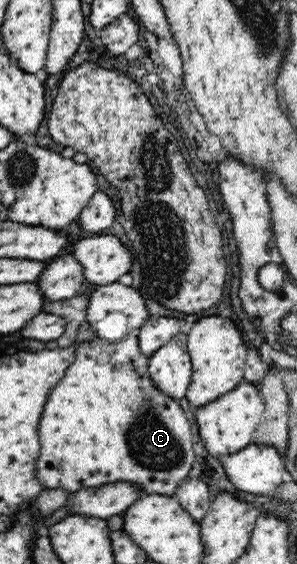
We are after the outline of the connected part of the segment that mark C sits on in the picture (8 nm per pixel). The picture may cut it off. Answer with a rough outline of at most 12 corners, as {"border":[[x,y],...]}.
{"border":[[139,330],[75,346],[34,478],[174,495],[192,427]]}

